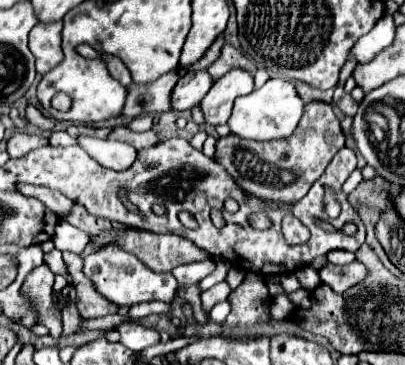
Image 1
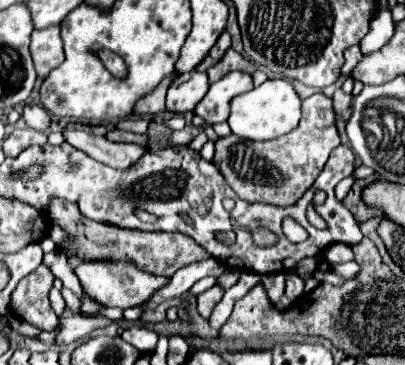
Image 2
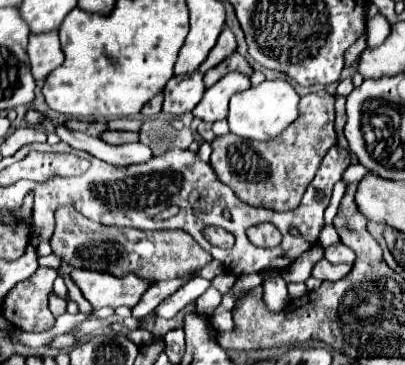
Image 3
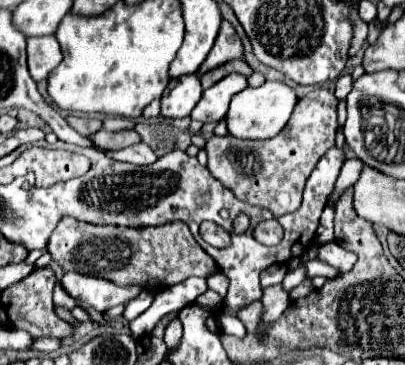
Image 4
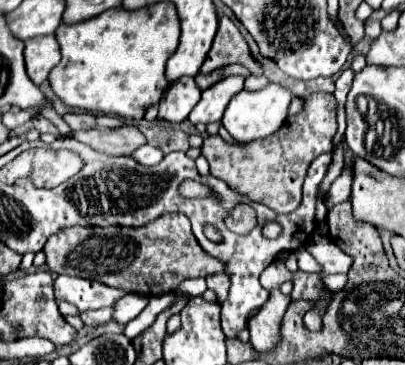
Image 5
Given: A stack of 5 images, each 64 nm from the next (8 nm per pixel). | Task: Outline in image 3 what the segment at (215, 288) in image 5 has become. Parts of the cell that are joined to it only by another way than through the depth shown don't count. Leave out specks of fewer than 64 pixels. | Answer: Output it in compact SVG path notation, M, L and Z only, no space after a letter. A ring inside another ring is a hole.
M224 272L224 274L220 274L220 276L216 276L216 278L212 278L210 280L212 282L212 286L220 292L220 294L226 294L232 286L234 286L234 282L236 282L236 278L230 274L230 272Z

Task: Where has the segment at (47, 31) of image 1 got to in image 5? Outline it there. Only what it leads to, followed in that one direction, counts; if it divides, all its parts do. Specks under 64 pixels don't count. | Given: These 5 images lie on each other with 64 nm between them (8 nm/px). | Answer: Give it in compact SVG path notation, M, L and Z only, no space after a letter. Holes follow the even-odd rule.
M38 36L26 42L24 48L24 60L26 60L26 72L30 80L40 86L50 70L60 62L60 48L54 36Z

